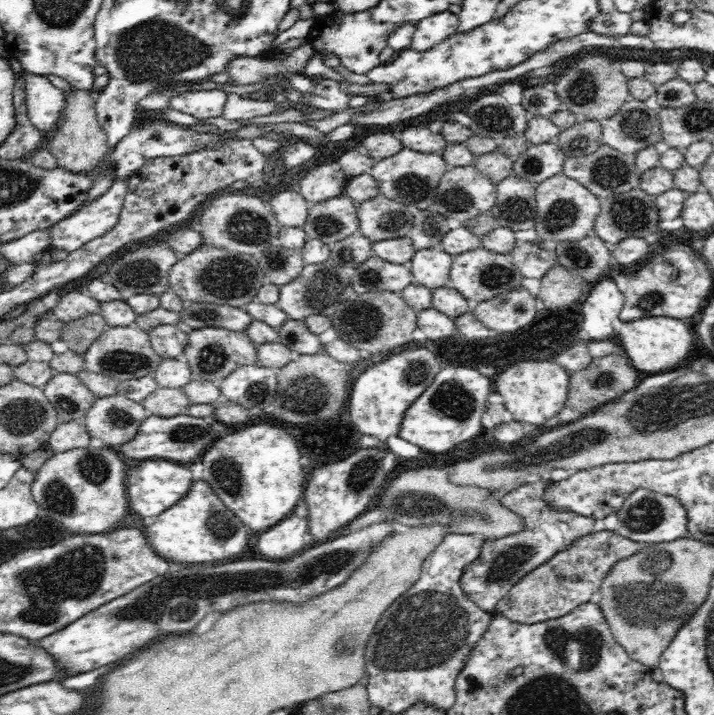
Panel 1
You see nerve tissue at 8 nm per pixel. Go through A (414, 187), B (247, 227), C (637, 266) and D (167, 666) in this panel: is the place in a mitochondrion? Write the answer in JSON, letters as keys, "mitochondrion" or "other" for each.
{"A":"mitochondrion","B":"mitochondrion","C":"other","D":"other"}

